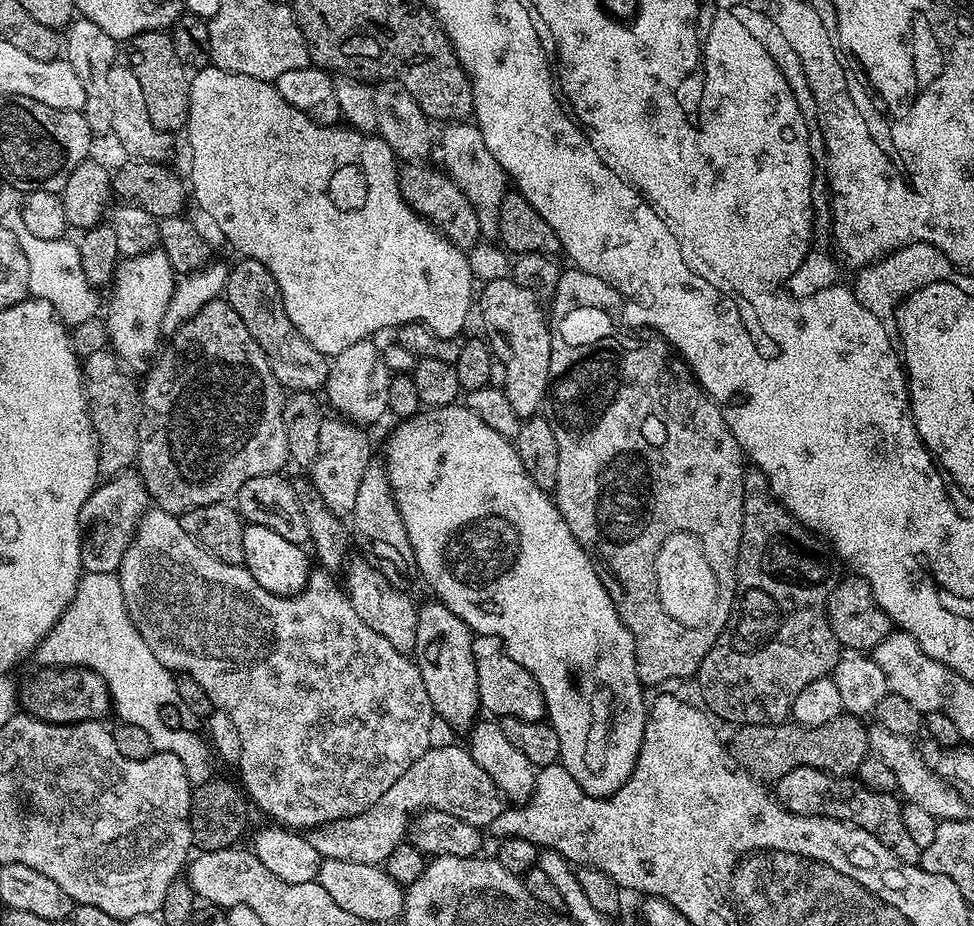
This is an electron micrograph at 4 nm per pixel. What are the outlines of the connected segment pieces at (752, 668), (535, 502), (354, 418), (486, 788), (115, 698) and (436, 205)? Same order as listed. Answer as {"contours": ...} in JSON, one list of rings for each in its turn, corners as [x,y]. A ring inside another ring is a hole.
{"contours":[[[[755,466],[749,467],[744,473],[744,501],[742,502],[742,542],[740,543],[740,557],[737,562],[737,591],[736,598],[733,602],[732,612],[725,628],[721,630],[720,636],[714,642],[714,646],[702,658],[700,668],[694,677],[695,683],[700,683],[700,696],[703,707],[717,721],[725,720],[731,726],[743,726],[746,724],[782,724],[785,723],[792,715],[794,698],[798,698],[802,686],[810,686],[810,682],[818,682],[818,678],[831,676],[832,671],[836,669],[842,655],[842,645],[834,634],[834,630],[828,621],[828,593],[842,579],[841,565],[839,563],[831,564],[824,555],[829,555],[830,548],[823,539],[817,538],[809,532],[779,500],[772,494],[771,488],[768,487],[766,474]]],[[[457,402],[447,404],[441,408],[424,408],[416,413],[399,421],[400,424],[388,436],[388,445],[384,448],[382,459],[384,467],[388,469],[390,486],[394,494],[394,502],[402,514],[402,522],[406,526],[406,534],[410,538],[410,546],[414,550],[416,559],[416,571],[432,587],[432,592],[439,603],[444,604],[462,622],[466,622],[473,633],[481,636],[497,636],[502,641],[503,647],[514,651],[514,659],[518,666],[530,670],[530,674],[538,682],[540,692],[546,698],[552,696],[560,700],[572,692],[572,684],[564,680],[573,672],[576,680],[580,683],[580,700],[588,707],[588,733],[580,740],[576,748],[576,756],[580,760],[563,761],[564,769],[582,786],[582,790],[591,796],[609,796],[619,790],[630,778],[634,766],[638,762],[638,754],[644,737],[644,727],[648,721],[648,710],[646,699],[644,700],[645,685],[640,683],[638,670],[636,669],[636,643],[632,637],[631,630],[620,621],[618,610],[606,590],[602,586],[600,575],[596,572],[596,566],[592,563],[592,557],[588,551],[576,541],[566,518],[556,509],[556,501],[549,493],[544,492],[526,474],[526,466],[522,466],[522,458],[518,458],[516,445],[509,437],[498,434],[498,430],[490,430],[482,418],[478,418],[463,403]]],[[[371,339],[359,340],[354,346],[346,346],[331,361],[328,369],[326,393],[328,400],[333,404],[335,411],[344,419],[354,424],[369,426],[376,424],[383,416],[389,415],[390,382],[393,373],[388,372],[388,364],[384,356],[372,345]]],[[[460,744],[428,748],[374,806],[354,818],[338,819],[309,833],[311,845],[329,860],[381,865],[405,841],[413,816],[420,811],[442,810],[479,828],[489,827],[506,802],[486,770],[478,765],[467,747]]],[[[84,572],[78,590],[52,629],[64,632],[64,648],[72,648],[72,660],[80,660],[76,667],[96,672],[108,684],[111,707],[125,724],[142,726],[150,734],[157,752],[174,754],[182,762],[188,783],[195,786],[213,779],[213,755],[203,735],[195,736],[191,727],[174,730],[162,722],[160,712],[176,700],[176,676],[142,642],[142,634],[134,626],[122,598],[122,582],[117,573],[90,574]]],[[[408,162],[399,169],[400,197],[412,209],[435,226],[447,239],[461,250],[471,250],[481,243],[480,223],[474,206],[462,194],[462,190],[439,167],[431,168],[428,162]],[[437,168],[437,169],[436,169]]]]}

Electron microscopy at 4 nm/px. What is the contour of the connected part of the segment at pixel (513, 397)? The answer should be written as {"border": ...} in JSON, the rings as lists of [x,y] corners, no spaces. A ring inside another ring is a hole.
{"border":[[[511,278],[490,280],[478,292],[478,312],[484,319],[486,343],[493,357],[504,367],[502,387],[514,414],[521,418],[535,416],[541,411],[548,394],[548,371],[552,349],[552,329],[549,317],[540,309],[541,301],[535,292],[518,286]]]}

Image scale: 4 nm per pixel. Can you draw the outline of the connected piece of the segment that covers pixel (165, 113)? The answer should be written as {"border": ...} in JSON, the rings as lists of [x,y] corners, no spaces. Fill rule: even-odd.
{"border":[[[167,31],[143,32],[135,36],[133,40],[127,41],[128,48],[127,63],[134,70],[139,84],[142,86],[142,95],[146,98],[146,114],[150,114],[150,122],[158,126],[158,130],[163,132],[179,133],[178,130],[187,129],[188,111],[190,110],[190,83],[189,69],[184,67],[183,62],[174,54],[174,42]]]}

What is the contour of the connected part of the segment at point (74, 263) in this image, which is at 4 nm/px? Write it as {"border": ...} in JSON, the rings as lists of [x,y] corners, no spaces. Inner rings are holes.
{"border":[[[12,206],[2,222],[14,238],[18,238],[18,246],[22,246],[22,254],[26,254],[26,262],[30,266],[29,293],[37,300],[50,302],[54,306],[56,316],[66,325],[71,326],[78,322],[87,322],[89,318],[98,315],[102,308],[102,300],[98,297],[97,289],[88,283],[86,274],[82,271],[82,258],[78,258],[76,244],[71,239],[47,240],[37,238],[32,231],[22,222],[19,207]]]}

